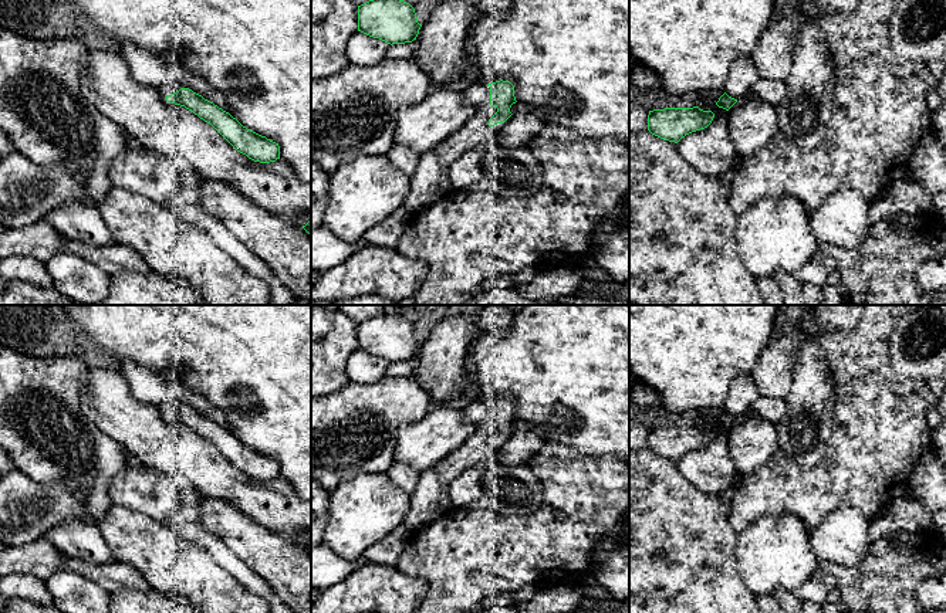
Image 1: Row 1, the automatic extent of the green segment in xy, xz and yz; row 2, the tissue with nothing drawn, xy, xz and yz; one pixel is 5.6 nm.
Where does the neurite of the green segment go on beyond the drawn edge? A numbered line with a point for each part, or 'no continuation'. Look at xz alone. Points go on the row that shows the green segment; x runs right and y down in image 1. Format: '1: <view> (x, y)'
1: xz (429, 183)

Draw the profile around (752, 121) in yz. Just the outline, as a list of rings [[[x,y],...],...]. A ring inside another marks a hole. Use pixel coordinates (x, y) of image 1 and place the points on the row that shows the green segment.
[[[749,94],[729,109],[729,131],[739,155],[753,153],[778,132],[777,108]]]

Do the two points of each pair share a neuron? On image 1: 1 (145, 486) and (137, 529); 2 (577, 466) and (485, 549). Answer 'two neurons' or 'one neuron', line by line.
1: two neurons
2: one neuron

